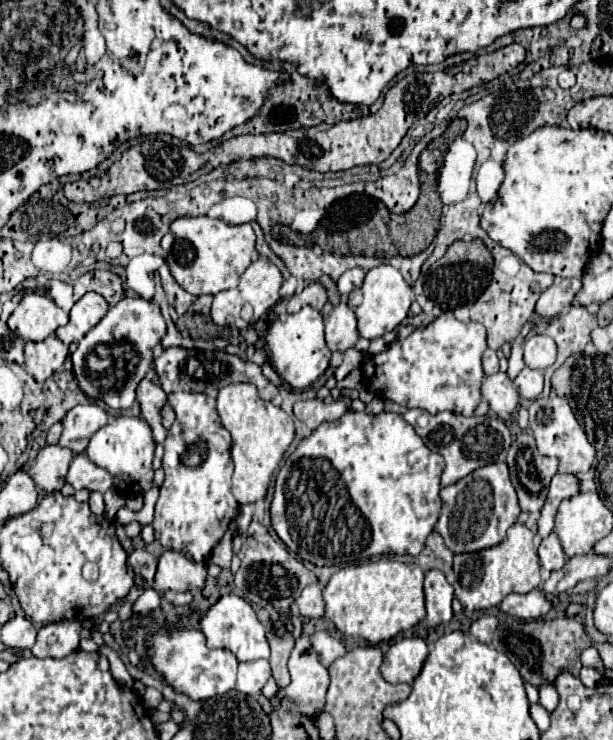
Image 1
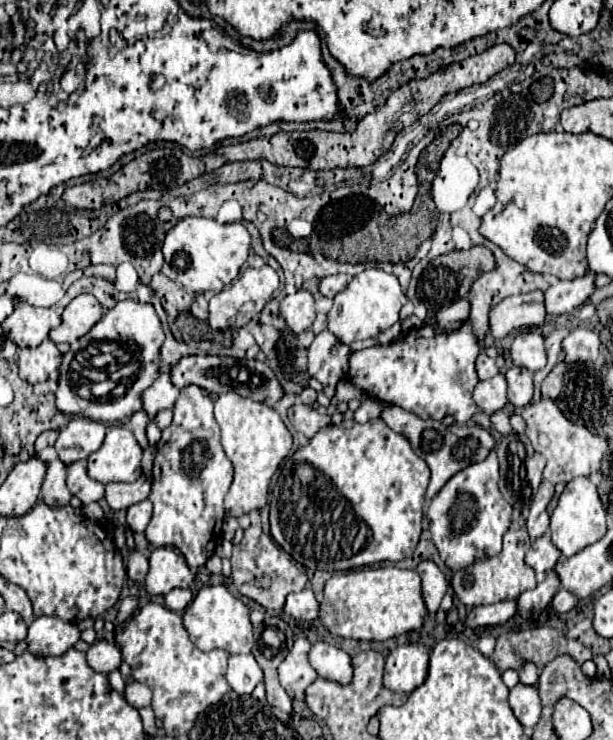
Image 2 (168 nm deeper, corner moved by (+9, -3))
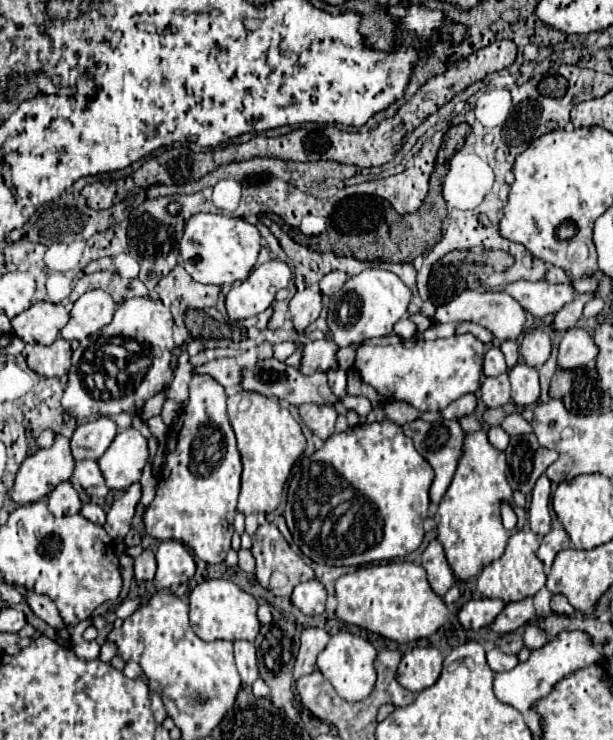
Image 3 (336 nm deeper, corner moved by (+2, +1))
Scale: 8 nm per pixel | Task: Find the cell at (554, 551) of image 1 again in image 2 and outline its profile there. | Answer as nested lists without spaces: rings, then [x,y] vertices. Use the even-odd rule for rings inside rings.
[[[548,531],[540,539],[536,539],[532,543],[532,549],[526,553],[526,563],[536,571],[536,575],[544,575],[546,571],[554,569],[558,559],[560,551],[552,545]]]

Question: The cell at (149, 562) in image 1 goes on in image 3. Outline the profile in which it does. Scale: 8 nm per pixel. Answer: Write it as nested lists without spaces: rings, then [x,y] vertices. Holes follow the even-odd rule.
[[[145,549],[135,559],[135,579],[139,581],[151,581],[155,577],[155,553]]]

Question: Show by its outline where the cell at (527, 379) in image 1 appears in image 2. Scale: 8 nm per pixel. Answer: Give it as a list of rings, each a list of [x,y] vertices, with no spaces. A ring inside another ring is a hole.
[[[510,367],[506,371],[508,401],[514,407],[524,407],[532,399],[532,373],[524,367]]]

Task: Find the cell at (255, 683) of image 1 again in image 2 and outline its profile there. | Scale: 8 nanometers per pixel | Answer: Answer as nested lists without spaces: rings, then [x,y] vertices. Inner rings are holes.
[[[230,655],[226,681],[236,693],[240,695],[252,693],[262,679],[264,679],[264,671],[254,659],[254,655]]]

